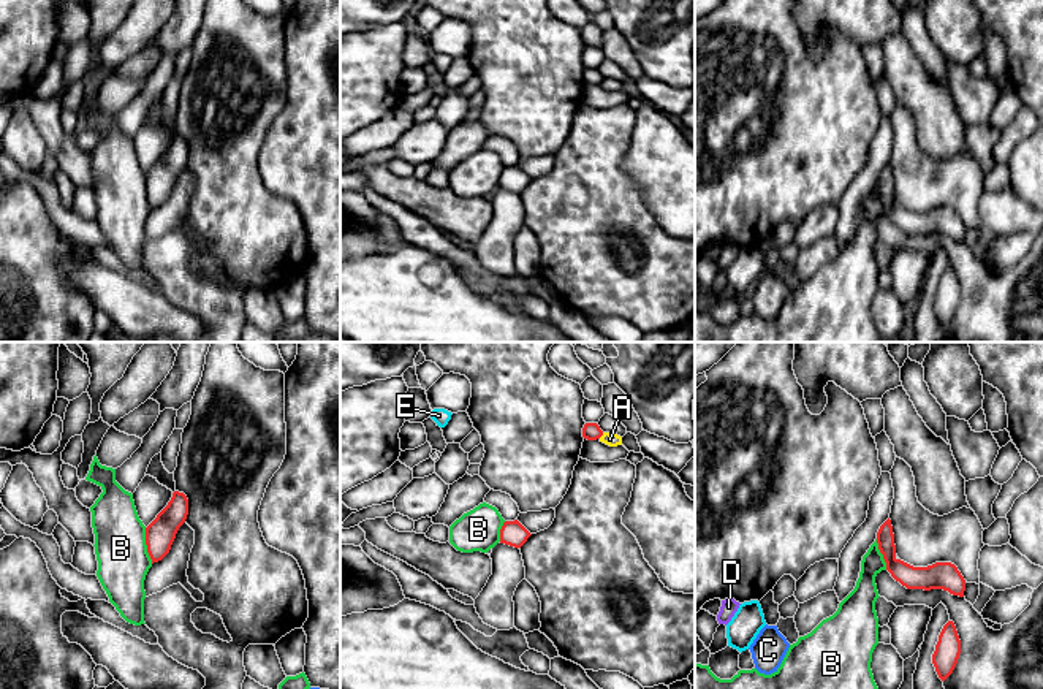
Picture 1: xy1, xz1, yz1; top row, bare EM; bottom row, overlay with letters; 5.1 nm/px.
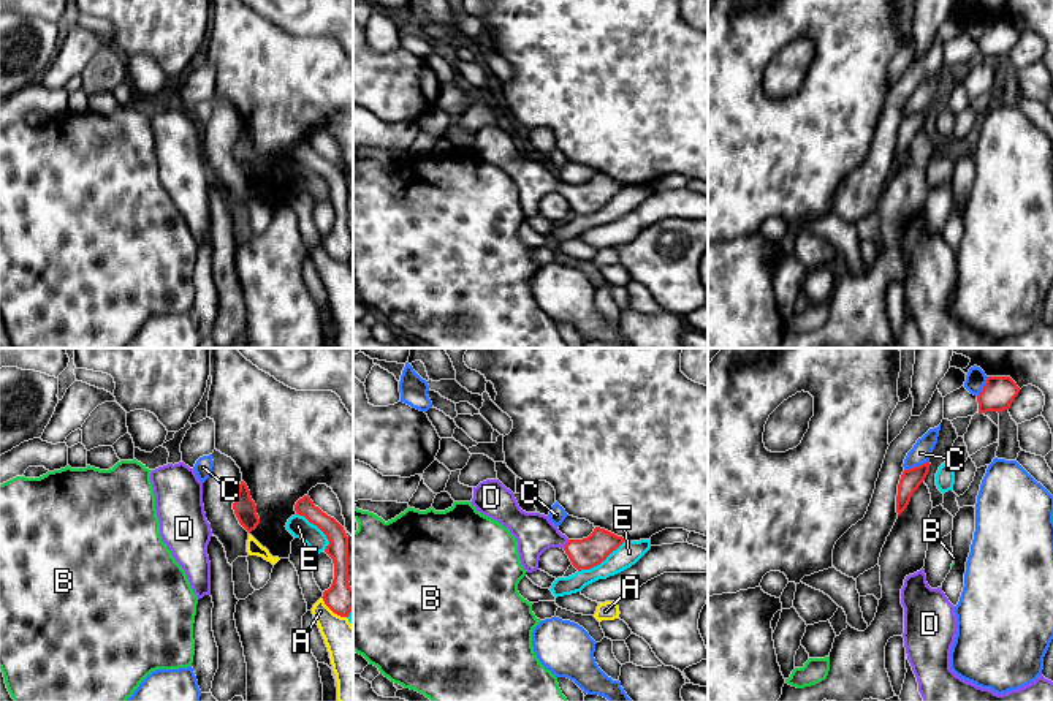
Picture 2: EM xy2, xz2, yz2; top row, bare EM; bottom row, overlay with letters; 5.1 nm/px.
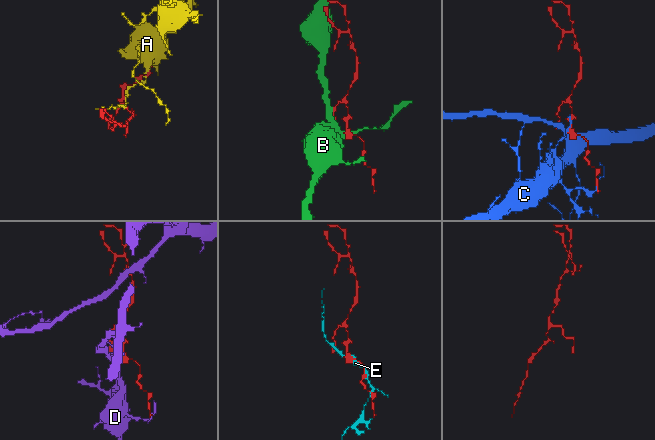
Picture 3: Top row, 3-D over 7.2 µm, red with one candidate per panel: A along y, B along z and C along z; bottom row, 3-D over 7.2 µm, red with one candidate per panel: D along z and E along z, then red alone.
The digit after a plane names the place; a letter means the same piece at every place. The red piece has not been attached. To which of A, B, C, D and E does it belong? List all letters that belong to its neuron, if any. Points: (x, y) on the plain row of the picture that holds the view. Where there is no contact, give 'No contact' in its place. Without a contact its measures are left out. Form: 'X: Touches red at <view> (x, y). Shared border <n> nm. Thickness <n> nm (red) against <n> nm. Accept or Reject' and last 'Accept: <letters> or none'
A: Touches red at xy2 (333, 257). Shared border 170 nm. Thickness 160 nm (red) against 240 nm. Reject
B: Touches red at xy1 (146, 189). Shared border 190 nm. Thickness 150 nm (red) against 260 nm. Reject
C: Touches red at yz2 (916, 113). Shared border 140 nm. Thickness 100 nm (red) against 100 nm. Reject
D: Touches red at xz2 (566, 190). Shared border 60 nm. Thickness 160 nm (red) against 200 nm. Accept
E: Touches red at xz2 (600, 208). Shared border 280 nm. Thickness 160 nm (red) against 120 nm. Reject
Accept: D

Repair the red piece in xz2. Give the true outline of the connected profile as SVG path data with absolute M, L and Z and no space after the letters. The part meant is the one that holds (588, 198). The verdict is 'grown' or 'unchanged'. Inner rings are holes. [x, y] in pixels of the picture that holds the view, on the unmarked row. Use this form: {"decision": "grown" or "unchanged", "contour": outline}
{"decision": "grown", "contour": "M486 125L473 133L470 149L481 160L507 172L516 184L519 206L526 218L538 215L540 201L549 193L564 195L572 210L581 217L600 210L625 187L600 172L595 172L587 184L568 185L548 161L523 157L515 139L499 125Z"}

